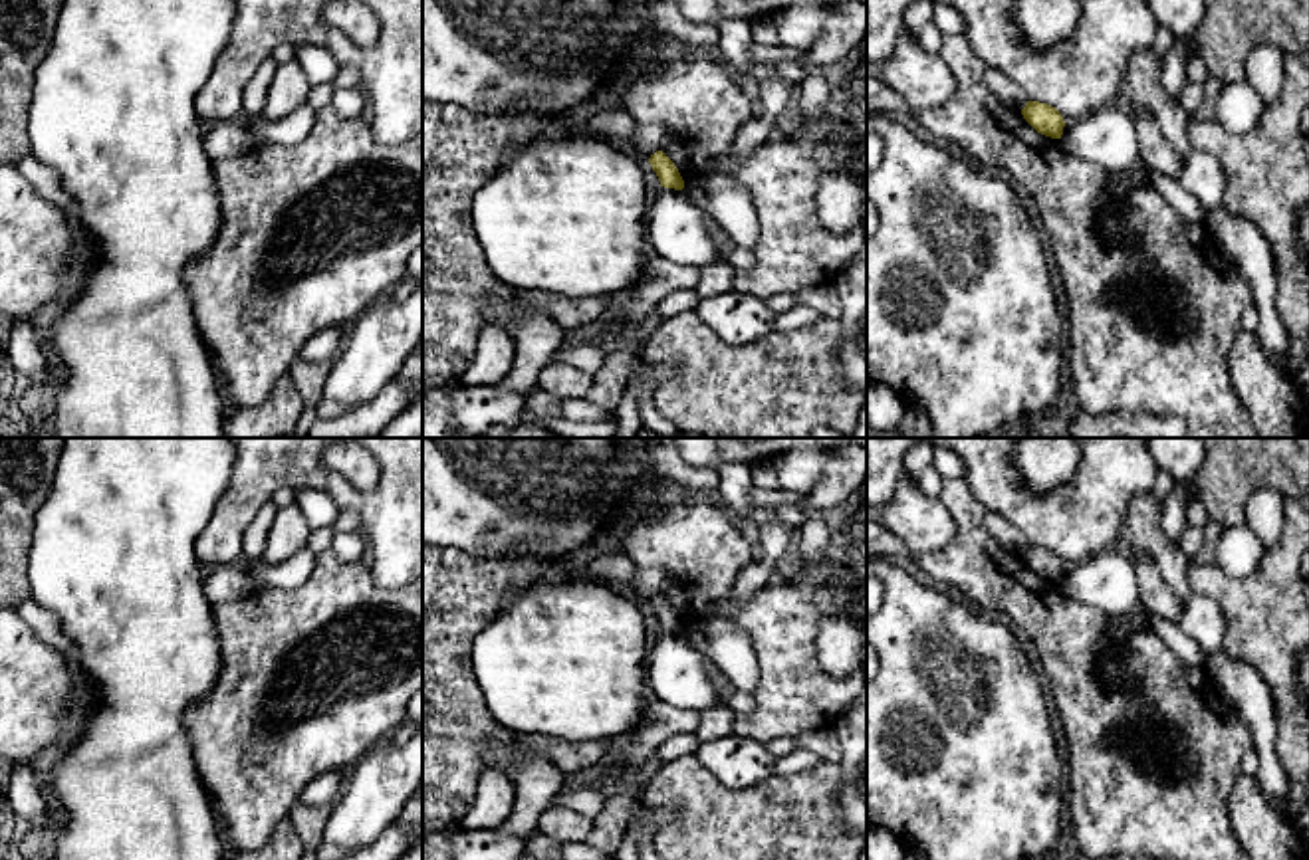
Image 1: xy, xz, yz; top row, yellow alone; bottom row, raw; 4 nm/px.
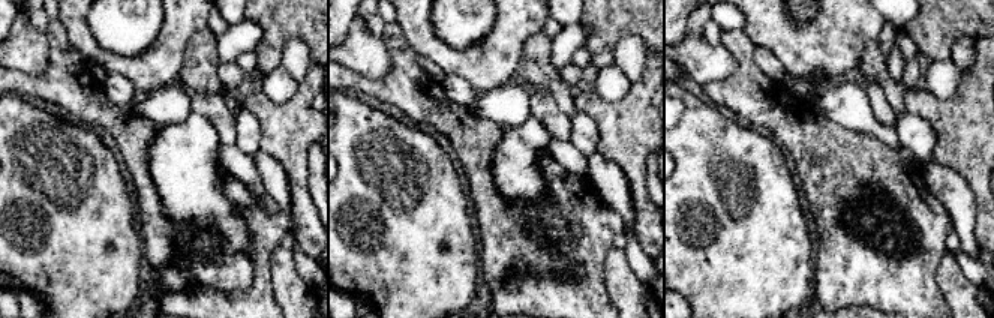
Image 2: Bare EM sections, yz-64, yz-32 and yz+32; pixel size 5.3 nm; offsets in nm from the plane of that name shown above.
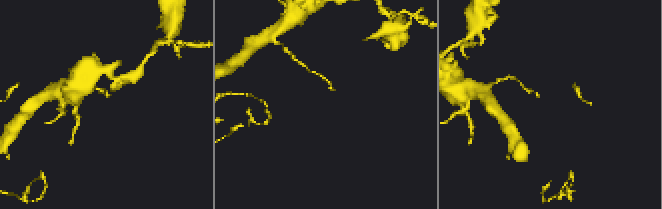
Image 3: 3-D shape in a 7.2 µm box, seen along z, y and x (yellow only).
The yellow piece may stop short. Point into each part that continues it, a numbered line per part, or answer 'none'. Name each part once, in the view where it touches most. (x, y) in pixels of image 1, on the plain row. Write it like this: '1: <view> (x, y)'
none

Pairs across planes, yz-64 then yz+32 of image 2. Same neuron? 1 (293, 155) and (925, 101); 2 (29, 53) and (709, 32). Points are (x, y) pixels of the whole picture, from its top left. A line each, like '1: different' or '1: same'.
1: same
2: different

